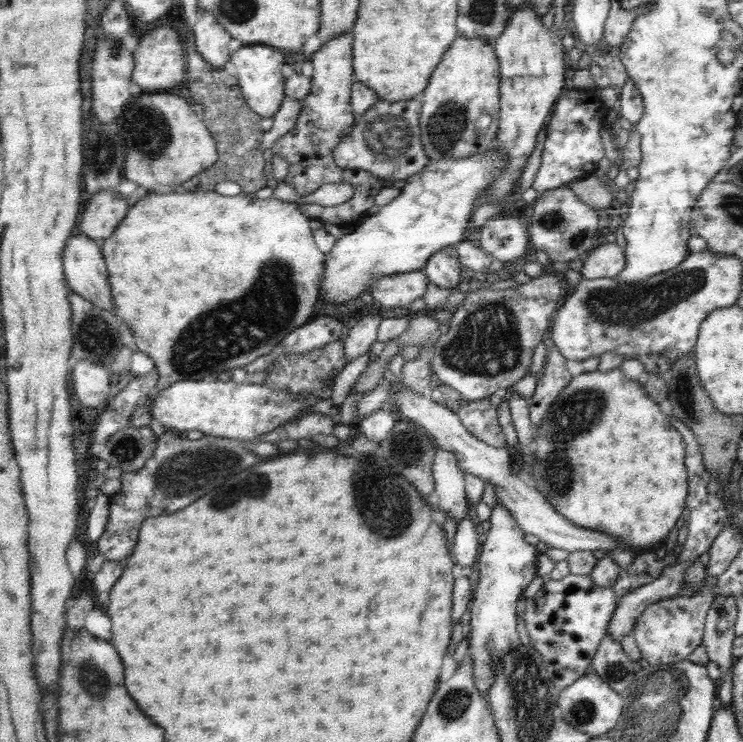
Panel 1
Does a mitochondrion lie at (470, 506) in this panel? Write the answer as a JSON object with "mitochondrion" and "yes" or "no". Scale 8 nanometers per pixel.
{"mitochondrion":"no"}

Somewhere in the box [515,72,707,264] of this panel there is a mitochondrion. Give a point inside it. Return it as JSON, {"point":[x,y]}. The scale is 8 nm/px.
{"point":[551,220]}

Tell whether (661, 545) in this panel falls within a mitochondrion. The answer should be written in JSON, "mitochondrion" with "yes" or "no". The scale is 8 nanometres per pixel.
{"mitochondrion":"no"}

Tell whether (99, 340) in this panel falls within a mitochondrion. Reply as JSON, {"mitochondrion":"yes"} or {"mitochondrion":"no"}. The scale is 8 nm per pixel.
{"mitochondrion":"yes"}

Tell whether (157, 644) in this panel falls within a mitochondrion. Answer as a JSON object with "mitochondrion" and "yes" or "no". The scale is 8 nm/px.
{"mitochondrion":"no"}

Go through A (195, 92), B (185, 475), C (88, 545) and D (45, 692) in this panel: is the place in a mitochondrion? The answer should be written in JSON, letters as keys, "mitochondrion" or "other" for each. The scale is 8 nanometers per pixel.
{"A":"other","B":"mitochondrion","C":"other","D":"other"}

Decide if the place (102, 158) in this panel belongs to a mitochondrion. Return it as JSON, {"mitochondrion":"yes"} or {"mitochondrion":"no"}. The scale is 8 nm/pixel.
{"mitochondrion":"yes"}

